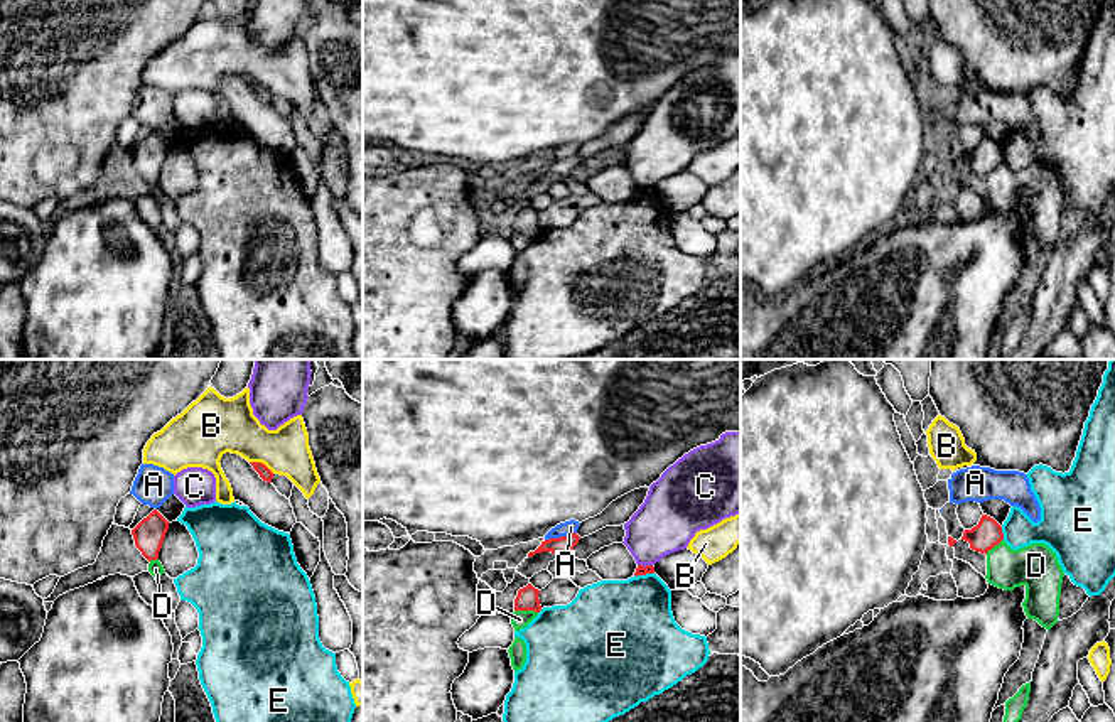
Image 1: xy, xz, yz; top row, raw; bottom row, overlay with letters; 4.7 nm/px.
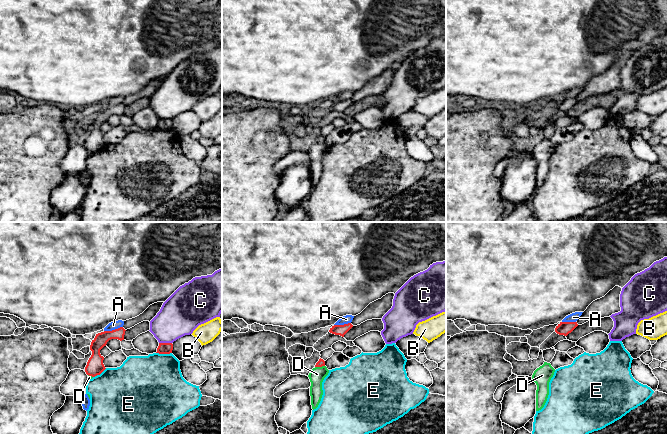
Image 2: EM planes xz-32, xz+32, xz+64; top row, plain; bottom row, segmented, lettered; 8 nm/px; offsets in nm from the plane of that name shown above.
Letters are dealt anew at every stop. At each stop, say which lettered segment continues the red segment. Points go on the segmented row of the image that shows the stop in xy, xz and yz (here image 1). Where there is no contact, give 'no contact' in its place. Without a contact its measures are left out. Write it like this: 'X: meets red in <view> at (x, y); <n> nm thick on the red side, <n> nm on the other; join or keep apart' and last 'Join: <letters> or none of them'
A: meets red in xz at (560, 537); 90 nm thick on the red side, 70 nm on the other; keep apart
B: meets red in xy at (260, 463); 60 nm thick on the red side, 260 nm on the other; keep apart
C: meets red in xz at (646, 565); 50 nm thick on the red side, 280 nm on the other; keep apart
D: meets red in xz at (527, 609); 110 nm thick on the red side, 90 nm on the other; keep apart
E: meets red in yz at (1002, 533); 140 nm thick on the red side, 170 nm on the other; keep apart
Join: none of them

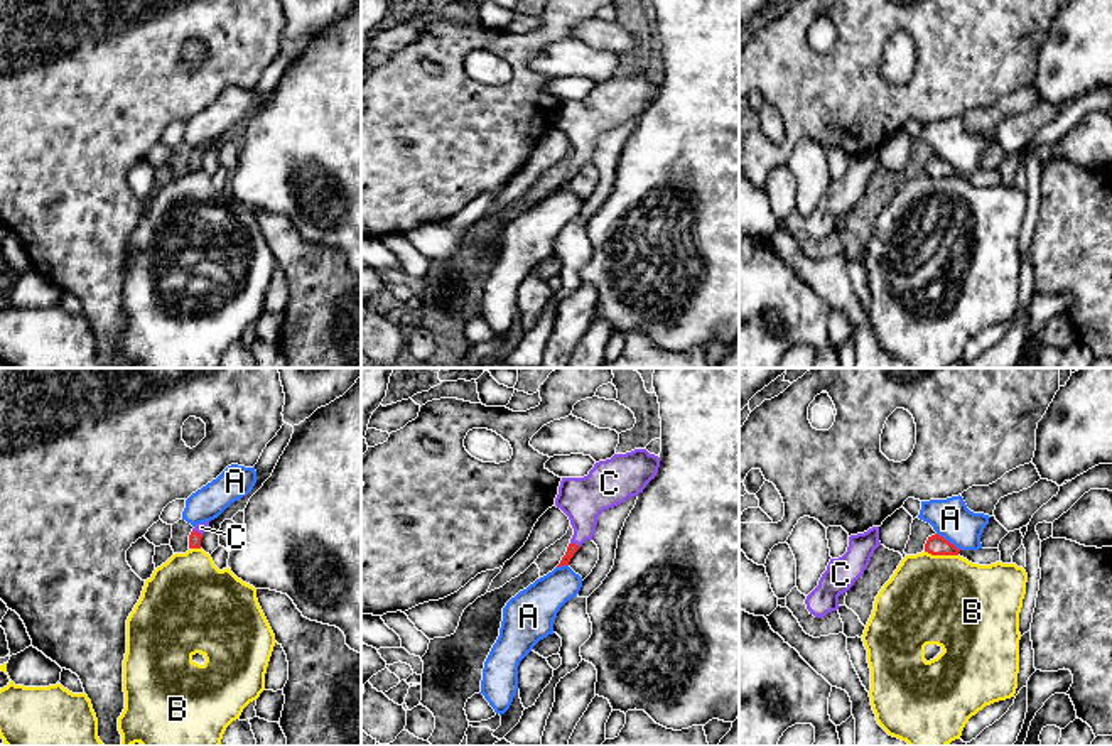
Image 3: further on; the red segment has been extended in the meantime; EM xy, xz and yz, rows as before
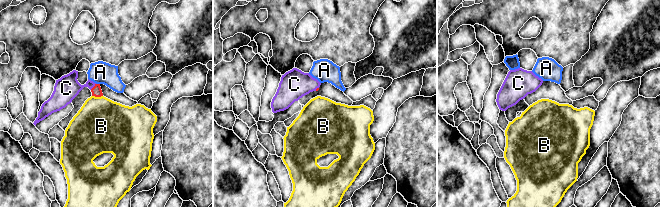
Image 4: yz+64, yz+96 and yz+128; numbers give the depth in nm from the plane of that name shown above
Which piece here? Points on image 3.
A: meets red in yz at (947, 540); 100 nm thick on the red side, 190 nm on the other; keep apart
B: meets red in yz at (942, 554); 100 nm thick on the red side, 440 nm on the other; keep apart
C: meets red in xz at (574, 544); 50 nm thick on the red side, 220 nm on the other; join
Join: C

